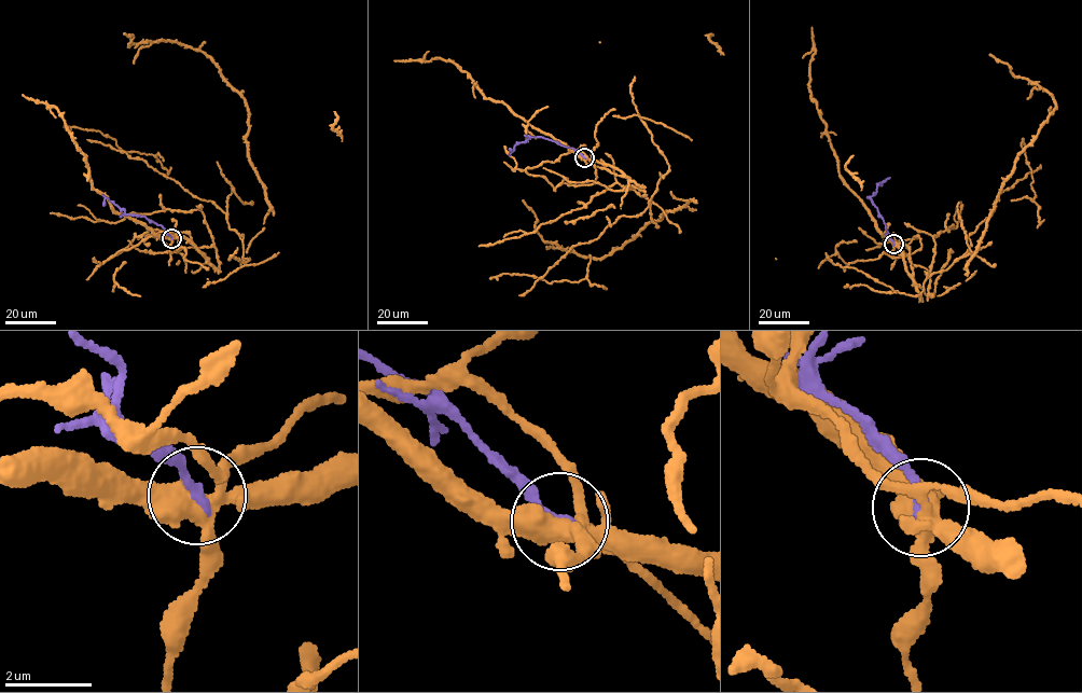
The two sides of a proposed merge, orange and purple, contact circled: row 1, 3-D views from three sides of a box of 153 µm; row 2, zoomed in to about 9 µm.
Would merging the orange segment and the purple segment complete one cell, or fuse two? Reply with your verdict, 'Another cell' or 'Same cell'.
Another cell

